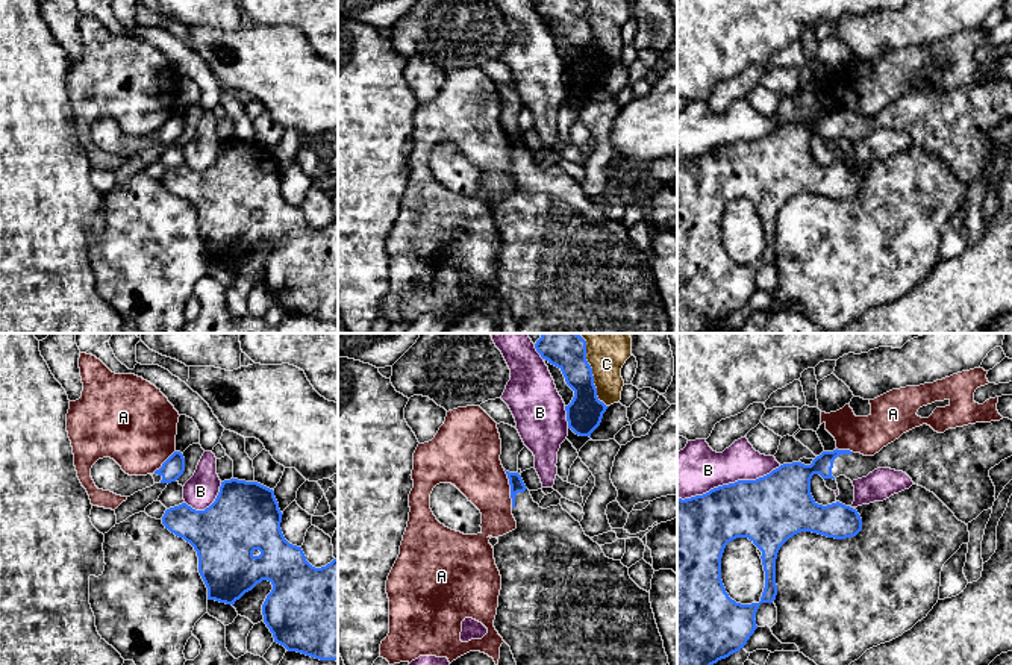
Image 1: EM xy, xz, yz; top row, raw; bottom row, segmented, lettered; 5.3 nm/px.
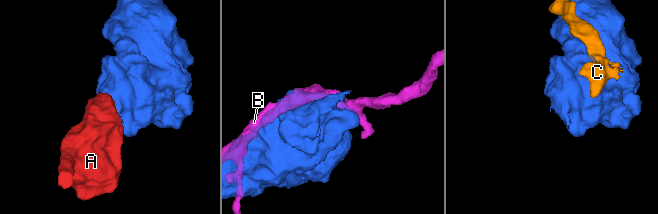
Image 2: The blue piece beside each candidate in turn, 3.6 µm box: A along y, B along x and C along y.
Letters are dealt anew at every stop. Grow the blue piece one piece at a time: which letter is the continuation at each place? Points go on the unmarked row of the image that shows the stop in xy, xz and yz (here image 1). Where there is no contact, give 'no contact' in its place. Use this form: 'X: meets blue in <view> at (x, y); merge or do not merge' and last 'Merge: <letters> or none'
A: meets blue in xz at (511, 149); do not merge
B: meets blue in yz at (729, 144); do not merge
C: meets blue in xz at (591, 35); do not merge
Merge: none

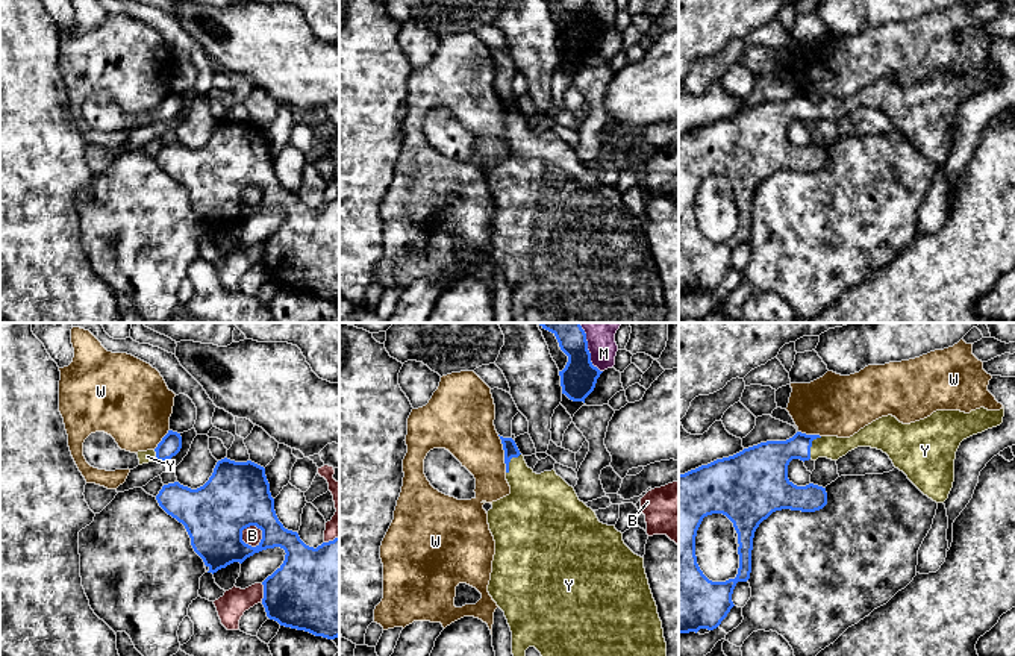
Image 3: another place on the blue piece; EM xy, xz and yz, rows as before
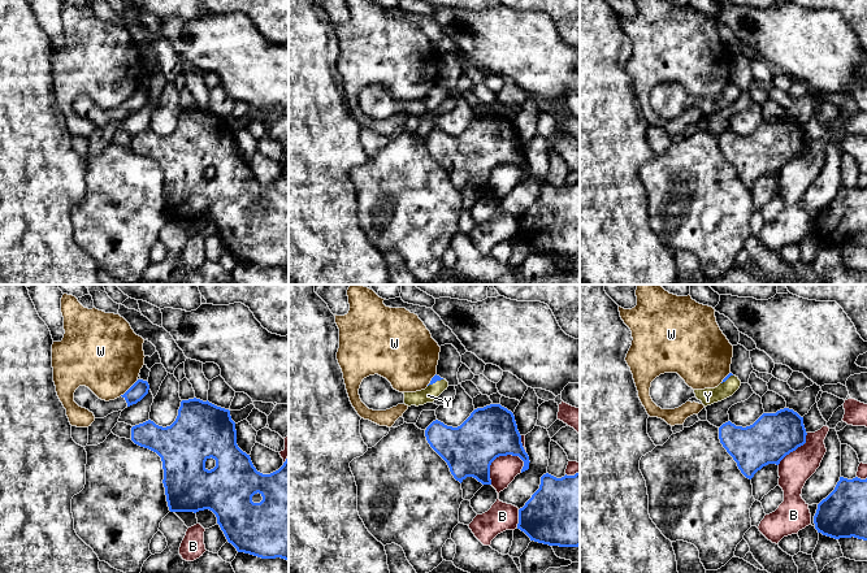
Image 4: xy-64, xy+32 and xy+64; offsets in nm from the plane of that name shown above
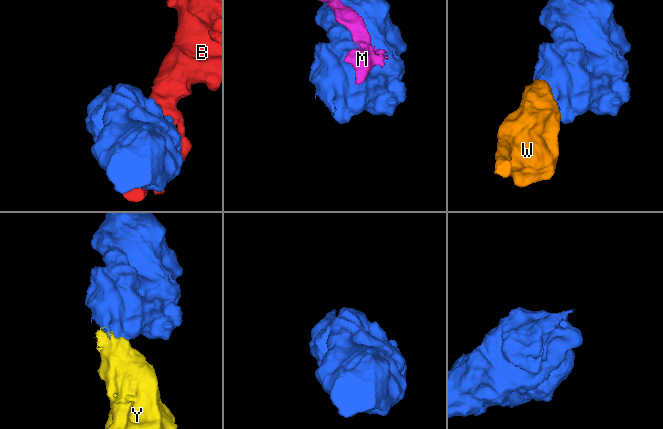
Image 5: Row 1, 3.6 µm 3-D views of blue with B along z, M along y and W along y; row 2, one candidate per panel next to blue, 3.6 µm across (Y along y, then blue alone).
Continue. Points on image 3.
B: meets blue in xy at (262, 194); do not merge
M: meets blue in xz at (590, 17); do not merge
W: meets blue in xz at (505, 114); do not merge
Y: meets blue in yz at (811, 106); merge
Merge: Y

